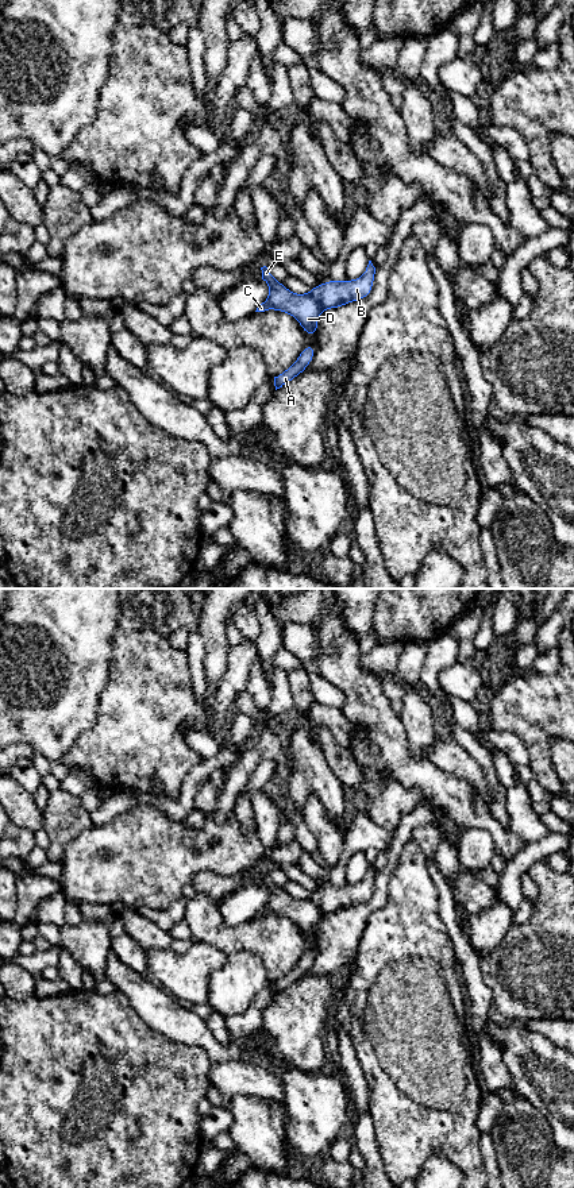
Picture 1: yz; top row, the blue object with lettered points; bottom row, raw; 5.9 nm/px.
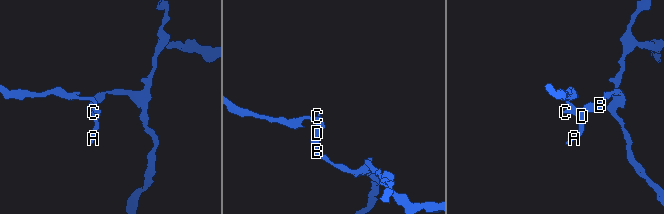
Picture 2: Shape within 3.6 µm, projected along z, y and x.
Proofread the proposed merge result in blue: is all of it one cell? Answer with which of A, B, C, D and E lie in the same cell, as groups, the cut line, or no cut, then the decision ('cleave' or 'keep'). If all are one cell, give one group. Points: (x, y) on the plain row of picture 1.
groups A C D E / B; cut yz (309, 898), (320, 911); cleave

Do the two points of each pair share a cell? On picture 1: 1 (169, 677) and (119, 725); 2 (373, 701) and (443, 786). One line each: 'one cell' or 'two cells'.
1: one cell
2: one cell

